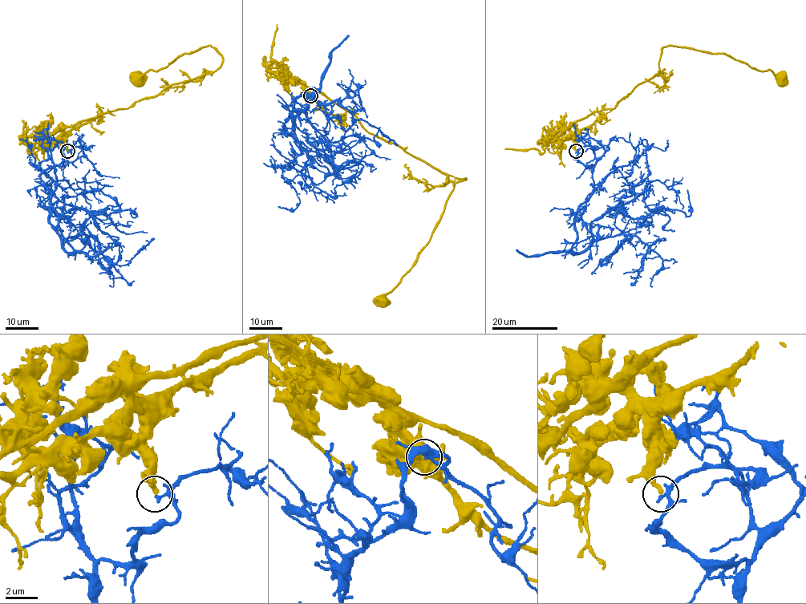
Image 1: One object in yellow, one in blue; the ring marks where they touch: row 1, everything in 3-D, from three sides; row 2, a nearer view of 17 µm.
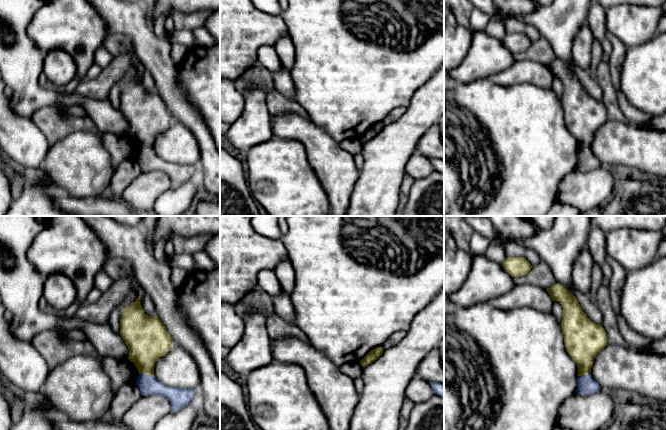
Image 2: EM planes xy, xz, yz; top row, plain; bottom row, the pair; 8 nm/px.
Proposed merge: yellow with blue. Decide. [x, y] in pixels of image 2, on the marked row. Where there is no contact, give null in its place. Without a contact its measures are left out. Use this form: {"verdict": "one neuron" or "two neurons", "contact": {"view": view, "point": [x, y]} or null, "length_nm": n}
{"verdict": "two neurons", "contact": {"view": "xy", "point": [146, 373]}, "length_nm": 120}

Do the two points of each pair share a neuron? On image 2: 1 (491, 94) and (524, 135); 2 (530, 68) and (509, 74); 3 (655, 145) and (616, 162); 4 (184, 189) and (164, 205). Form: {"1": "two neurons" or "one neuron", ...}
{"1": "one neuron", "2": "one neuron", "3": "one neuron", "4": "one neuron"}

